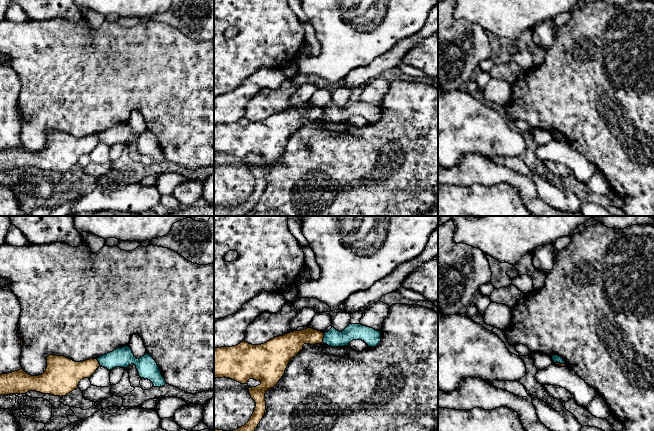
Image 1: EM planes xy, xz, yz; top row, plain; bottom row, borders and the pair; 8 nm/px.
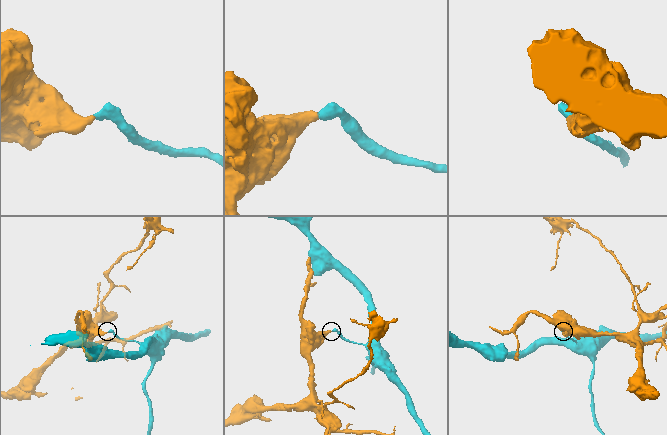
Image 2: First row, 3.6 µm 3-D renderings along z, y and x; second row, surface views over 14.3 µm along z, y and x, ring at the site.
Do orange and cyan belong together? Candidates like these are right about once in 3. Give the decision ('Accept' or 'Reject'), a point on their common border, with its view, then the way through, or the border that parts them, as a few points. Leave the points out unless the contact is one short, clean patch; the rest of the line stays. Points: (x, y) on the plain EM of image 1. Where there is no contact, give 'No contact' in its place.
Reject. Touches orange at xz (323, 113). Boundary: xz (324, 109), (322, 118)

